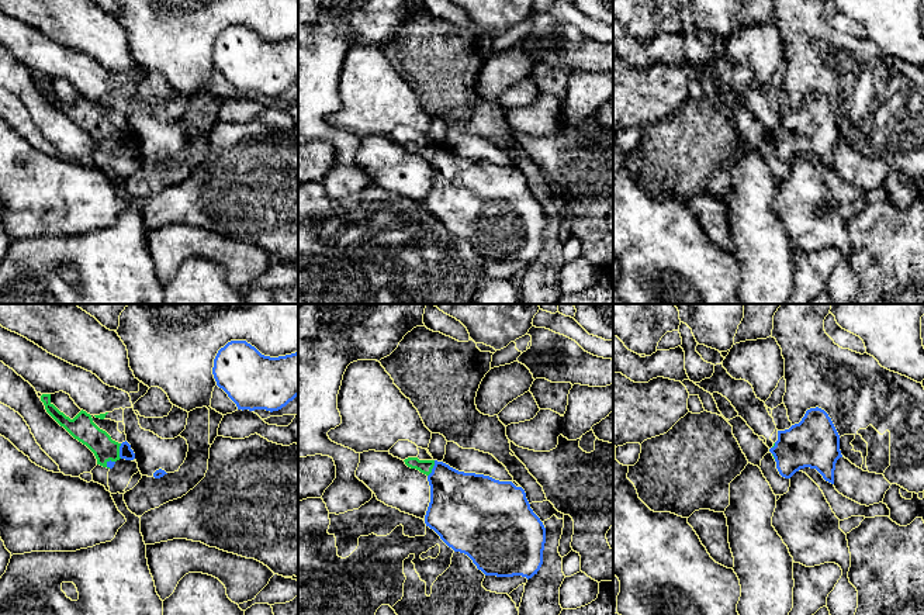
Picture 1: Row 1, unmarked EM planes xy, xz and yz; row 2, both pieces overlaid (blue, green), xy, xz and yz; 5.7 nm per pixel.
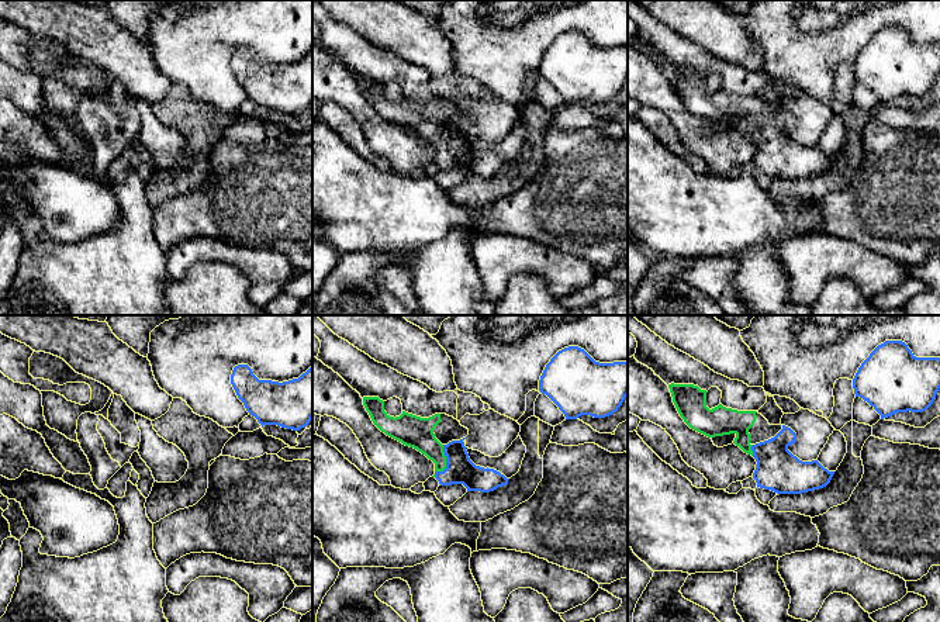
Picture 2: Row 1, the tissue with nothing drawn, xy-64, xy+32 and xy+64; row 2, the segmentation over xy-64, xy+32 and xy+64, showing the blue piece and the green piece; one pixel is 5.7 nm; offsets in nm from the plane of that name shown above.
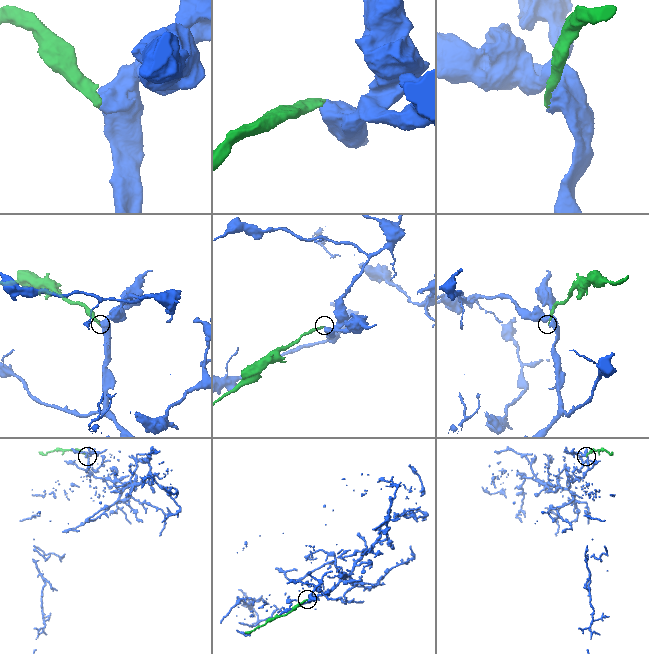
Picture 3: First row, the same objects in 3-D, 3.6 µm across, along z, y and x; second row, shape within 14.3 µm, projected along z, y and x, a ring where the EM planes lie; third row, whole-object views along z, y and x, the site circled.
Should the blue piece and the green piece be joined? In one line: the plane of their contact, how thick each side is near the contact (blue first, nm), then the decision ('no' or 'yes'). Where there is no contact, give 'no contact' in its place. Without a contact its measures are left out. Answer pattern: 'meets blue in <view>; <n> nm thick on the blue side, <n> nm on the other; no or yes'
meets blue in xz; 360 nm thick on the blue side, 80 nm on the other; yes

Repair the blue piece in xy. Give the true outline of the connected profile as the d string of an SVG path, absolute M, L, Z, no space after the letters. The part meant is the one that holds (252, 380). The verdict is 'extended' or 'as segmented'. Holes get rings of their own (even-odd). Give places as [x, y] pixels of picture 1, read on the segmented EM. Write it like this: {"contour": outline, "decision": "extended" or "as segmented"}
{"contour": "M231 341L218 350L212 374L217 386L228 394L238 410L278 411L298 395L298 352L270 357L246 341Z", "decision": "as segmented"}

